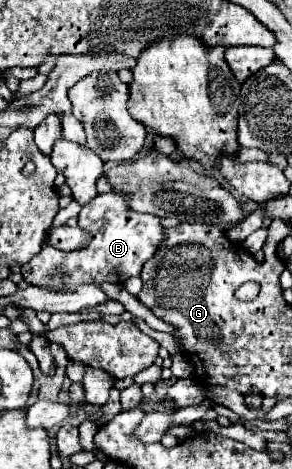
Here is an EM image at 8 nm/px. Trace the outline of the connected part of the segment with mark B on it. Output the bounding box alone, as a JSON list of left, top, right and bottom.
[21,191,165,289]

